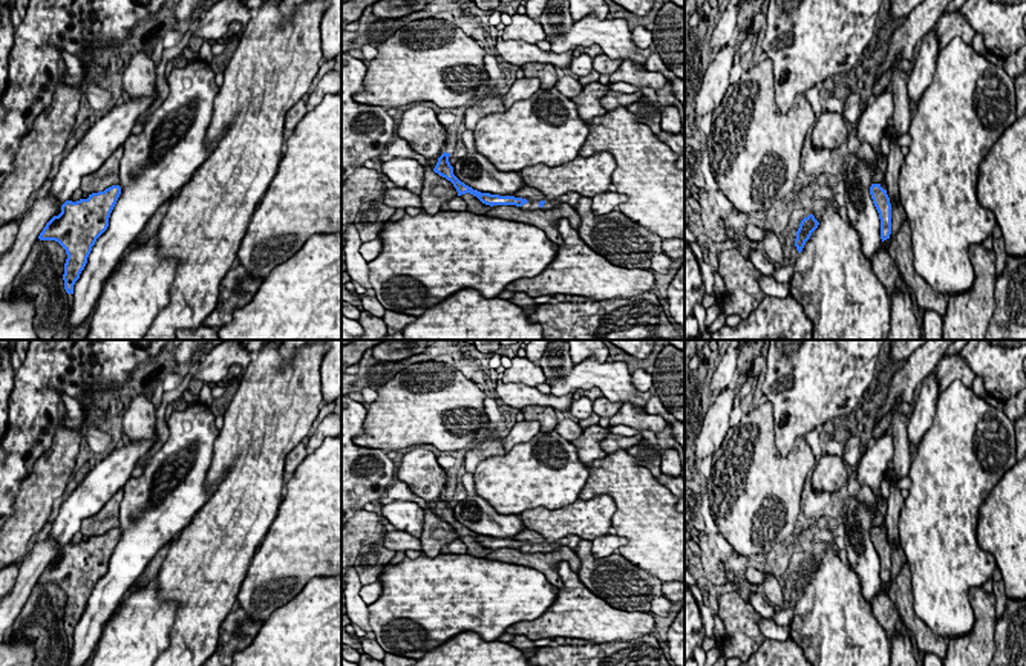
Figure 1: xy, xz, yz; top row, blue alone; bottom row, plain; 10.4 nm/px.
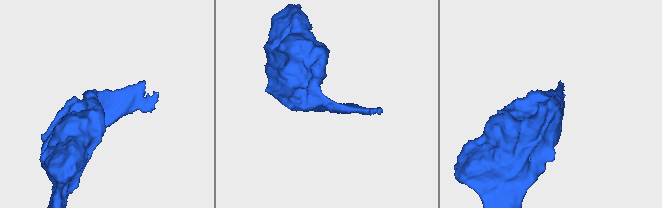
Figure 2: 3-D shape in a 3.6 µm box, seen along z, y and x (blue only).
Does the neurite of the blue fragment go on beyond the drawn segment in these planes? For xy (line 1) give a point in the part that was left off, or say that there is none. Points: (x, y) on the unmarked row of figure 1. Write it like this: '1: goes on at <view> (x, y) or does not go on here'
1: does not go on here

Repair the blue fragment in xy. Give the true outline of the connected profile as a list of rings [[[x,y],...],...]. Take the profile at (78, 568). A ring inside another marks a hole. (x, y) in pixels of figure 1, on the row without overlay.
[[[112,528],[89,537],[87,542],[66,544],[61,556],[54,559],[40,576],[40,583],[55,583],[66,593],[63,623],[67,637],[74,637],[74,628],[87,606],[92,589],[107,573],[119,537],[121,530]]]

